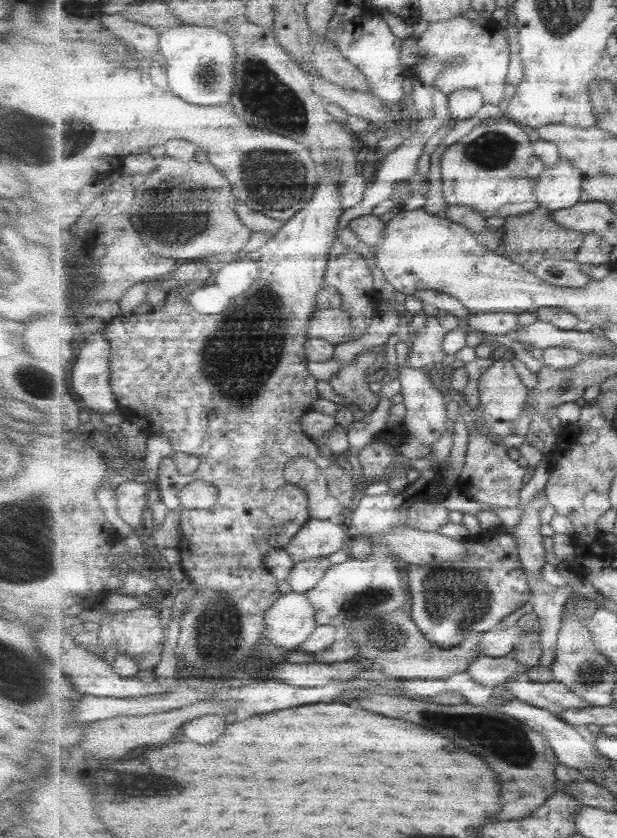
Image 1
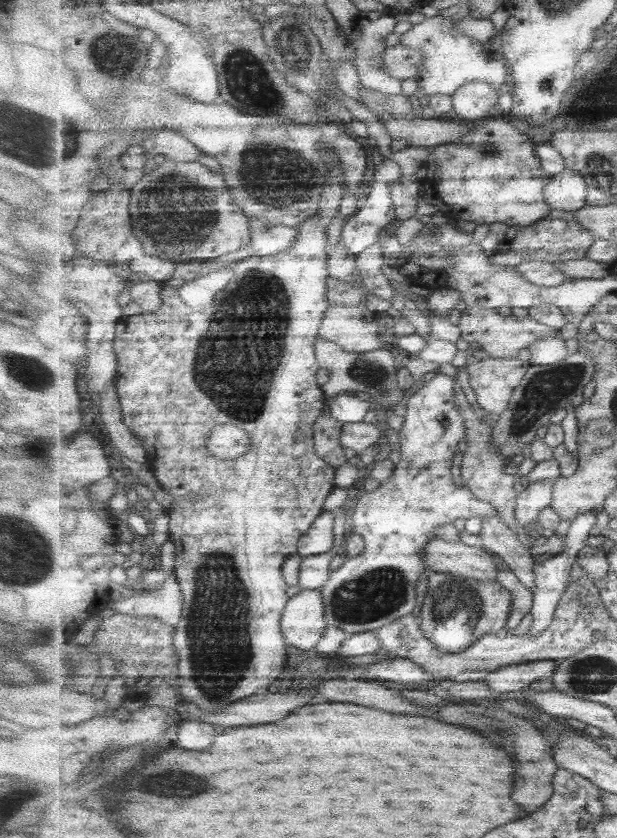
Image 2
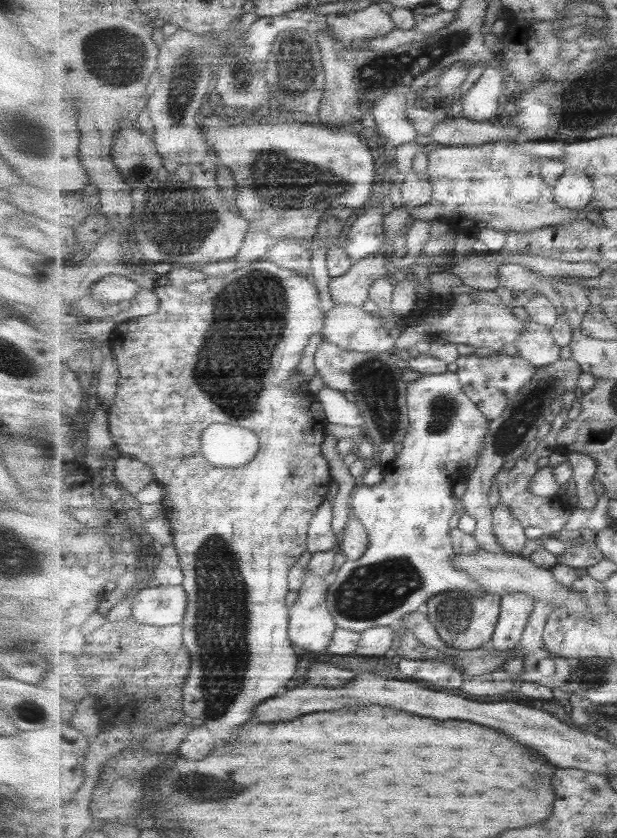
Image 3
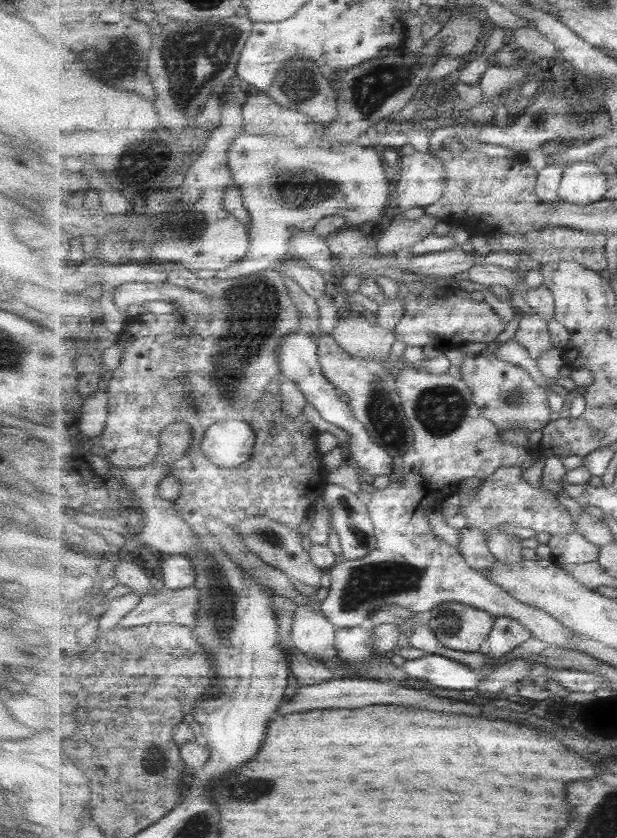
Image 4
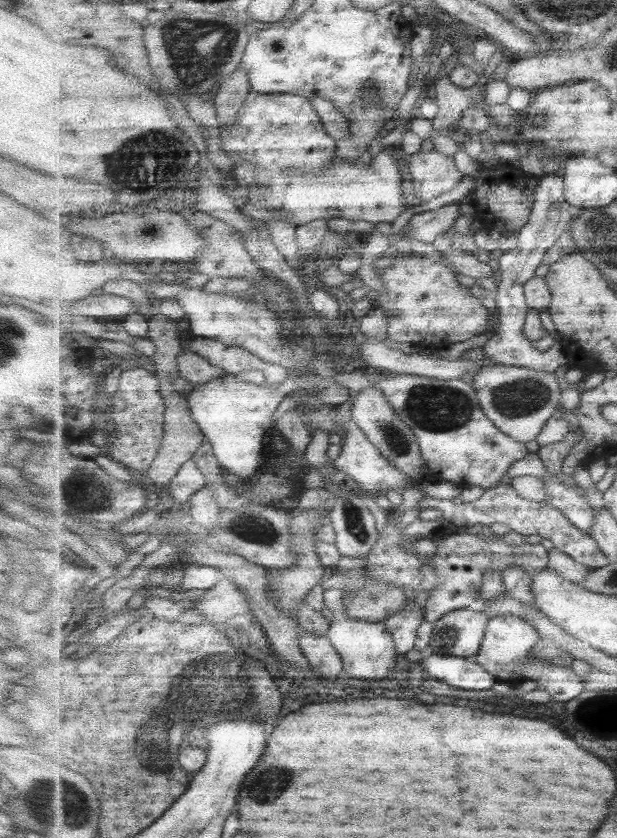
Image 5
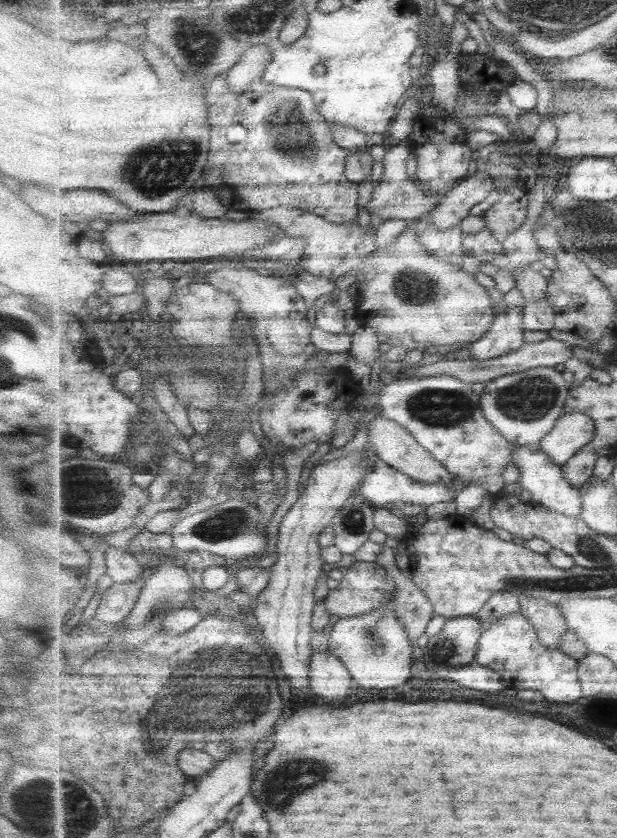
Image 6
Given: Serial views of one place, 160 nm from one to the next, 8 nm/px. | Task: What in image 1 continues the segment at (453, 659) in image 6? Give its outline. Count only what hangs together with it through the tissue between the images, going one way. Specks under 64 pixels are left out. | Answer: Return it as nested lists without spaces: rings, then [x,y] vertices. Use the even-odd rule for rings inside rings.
[[[499,524],[486,533],[470,536],[463,544],[468,554],[463,560],[441,566],[404,567],[412,595],[409,612],[415,624],[431,642],[447,649],[493,630],[531,598],[514,527]]]

